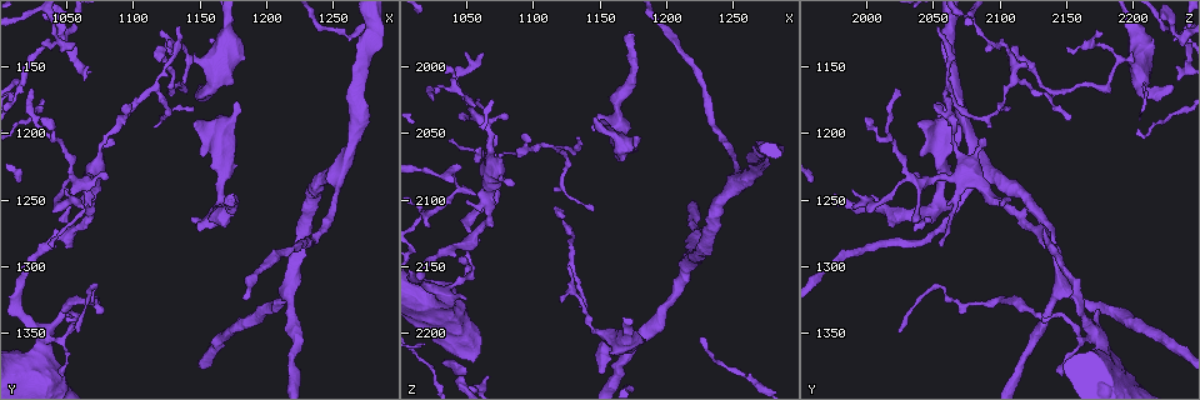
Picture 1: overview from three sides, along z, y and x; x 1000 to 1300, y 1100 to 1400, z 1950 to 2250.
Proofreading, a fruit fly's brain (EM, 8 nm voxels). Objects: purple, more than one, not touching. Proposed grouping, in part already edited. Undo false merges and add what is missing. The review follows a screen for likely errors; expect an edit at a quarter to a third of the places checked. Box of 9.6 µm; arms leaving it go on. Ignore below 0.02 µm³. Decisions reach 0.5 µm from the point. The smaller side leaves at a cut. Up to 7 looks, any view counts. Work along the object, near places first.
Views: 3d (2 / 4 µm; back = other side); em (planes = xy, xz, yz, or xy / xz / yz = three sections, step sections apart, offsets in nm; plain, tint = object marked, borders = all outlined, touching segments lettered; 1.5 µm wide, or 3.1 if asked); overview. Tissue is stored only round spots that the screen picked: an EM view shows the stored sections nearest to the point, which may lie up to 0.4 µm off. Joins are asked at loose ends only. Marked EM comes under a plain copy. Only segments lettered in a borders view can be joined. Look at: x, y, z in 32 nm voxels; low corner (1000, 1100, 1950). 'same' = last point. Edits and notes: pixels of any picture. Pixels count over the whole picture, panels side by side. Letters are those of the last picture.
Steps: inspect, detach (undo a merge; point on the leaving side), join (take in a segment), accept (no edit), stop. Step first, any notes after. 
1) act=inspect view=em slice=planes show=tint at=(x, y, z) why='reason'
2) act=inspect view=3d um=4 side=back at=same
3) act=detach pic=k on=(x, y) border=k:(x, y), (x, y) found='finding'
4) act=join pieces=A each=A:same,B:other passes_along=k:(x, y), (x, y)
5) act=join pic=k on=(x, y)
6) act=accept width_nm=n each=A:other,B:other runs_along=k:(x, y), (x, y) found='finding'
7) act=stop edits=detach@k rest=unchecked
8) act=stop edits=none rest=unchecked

act=inspect view=3d um=2 side=back at=(1066, 1150, 2234) why='tapers out'

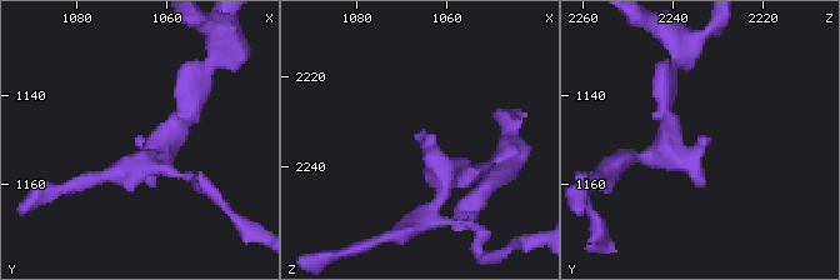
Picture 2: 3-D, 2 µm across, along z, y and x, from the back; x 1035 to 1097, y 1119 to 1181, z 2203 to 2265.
act=inspect view=em slice=xy step=8 show=borders at=(1066, 1151, 2233)

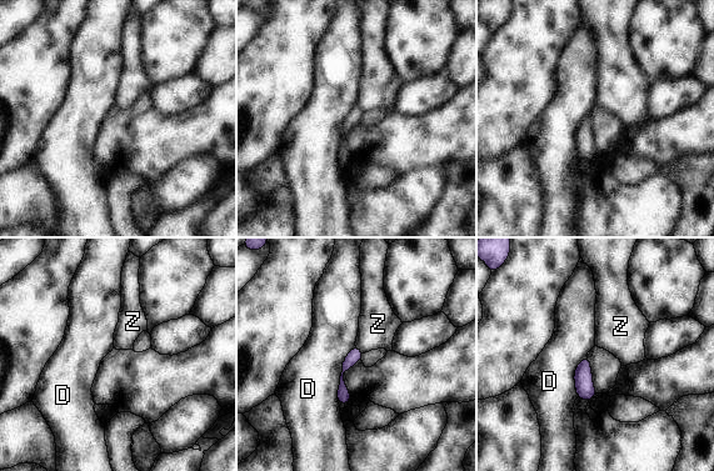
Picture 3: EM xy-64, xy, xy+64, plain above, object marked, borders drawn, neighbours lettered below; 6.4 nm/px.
act=inspect view=em slice=planes show=borders at=same

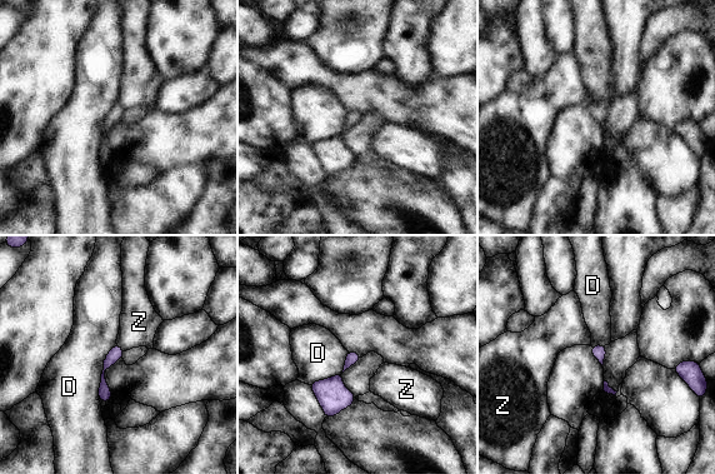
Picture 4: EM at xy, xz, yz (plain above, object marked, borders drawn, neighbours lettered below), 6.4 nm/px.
act=accept each=D:other,Z:other runs_along=4:(118, 349), (103, 374), (103, 398) found='no lettered segment goes on from it'

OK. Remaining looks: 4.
act=inspect view=3d um=4 side=back at=(1054, 1232, 2032) why='sharp bend'

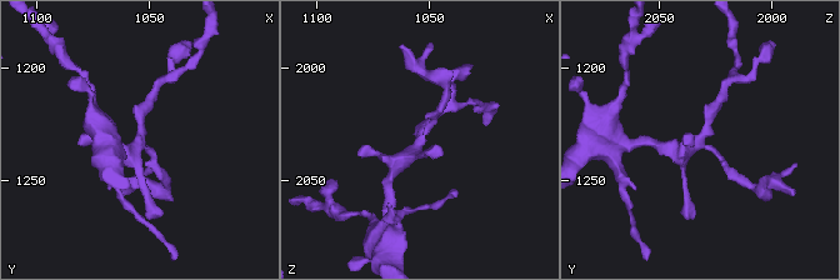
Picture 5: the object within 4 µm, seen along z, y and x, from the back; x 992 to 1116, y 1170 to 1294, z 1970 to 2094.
act=inspect view=em slice=planes show=borders at=(1056, 1234, 2032) why='need the tissue'

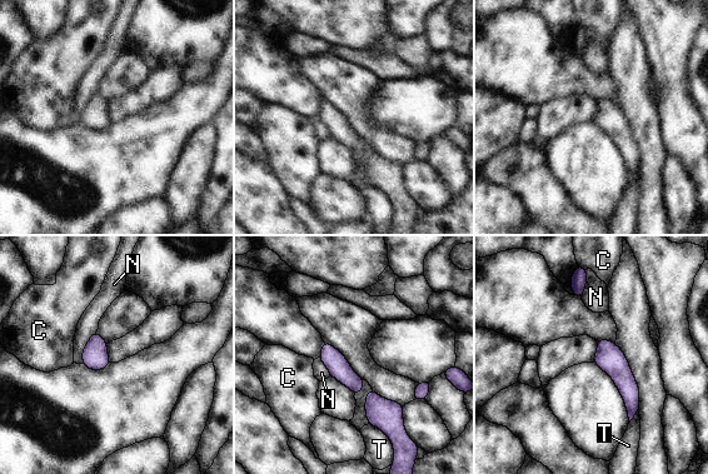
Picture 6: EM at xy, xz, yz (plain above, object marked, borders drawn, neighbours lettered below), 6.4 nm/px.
act=accept each=C:other,N:other,T:other runs_along=6:(601, 343), (628, 387), (631, 414) found='one cell here'

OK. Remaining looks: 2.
act=inspect view=em slice=planes show=borders at=(1174, 1246, 1976)

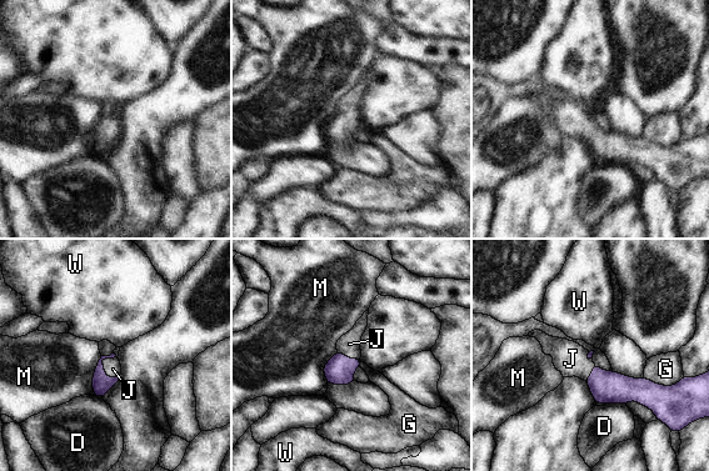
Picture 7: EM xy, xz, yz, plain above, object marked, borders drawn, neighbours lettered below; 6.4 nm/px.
act=join pieces=J width_nm=110 each=D:other,G:other,J:same,M:other,W:other passes_along=7:(101, 384), (103, 366), (113, 369) found='the cell continues'

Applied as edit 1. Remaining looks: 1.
act=stop edits=join@7 rest=unchecked

